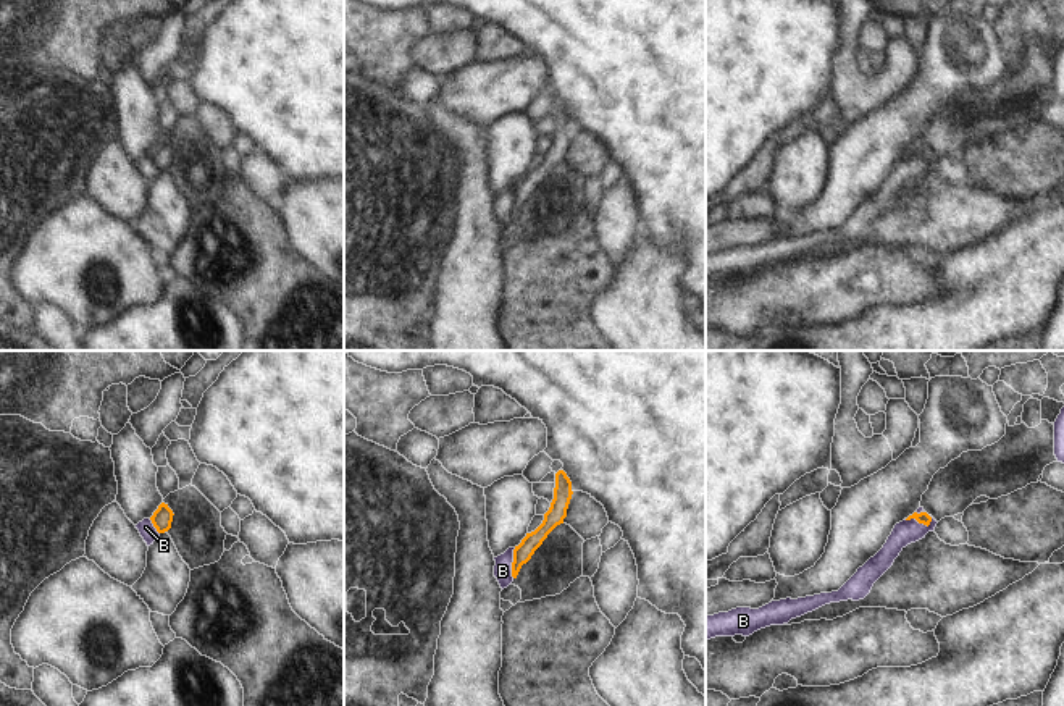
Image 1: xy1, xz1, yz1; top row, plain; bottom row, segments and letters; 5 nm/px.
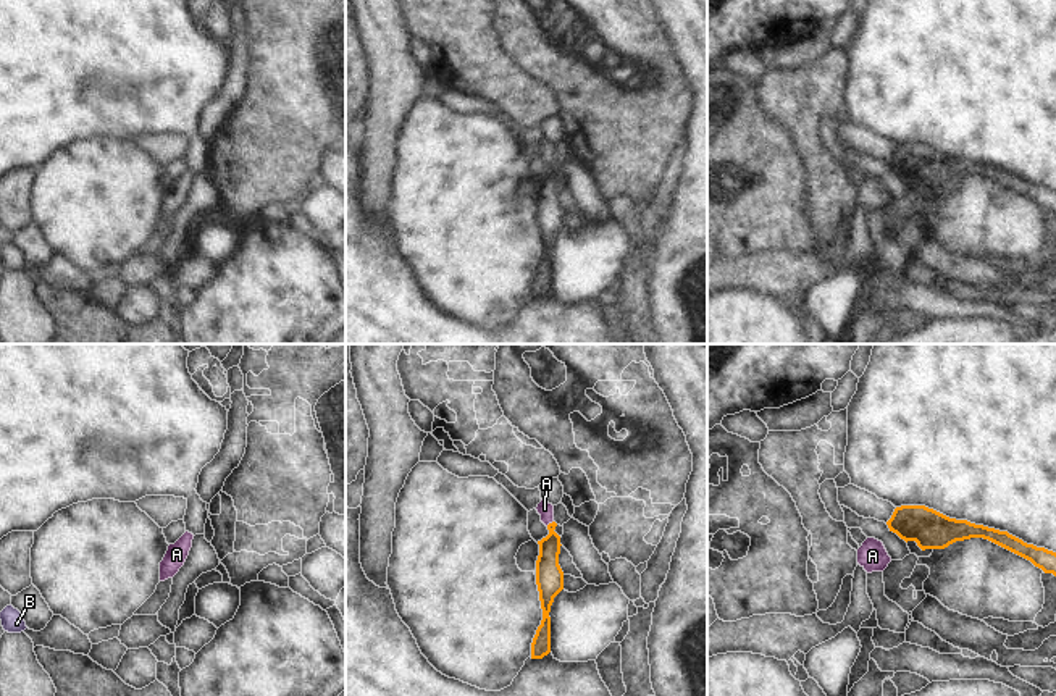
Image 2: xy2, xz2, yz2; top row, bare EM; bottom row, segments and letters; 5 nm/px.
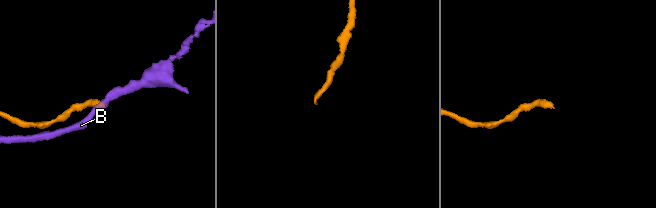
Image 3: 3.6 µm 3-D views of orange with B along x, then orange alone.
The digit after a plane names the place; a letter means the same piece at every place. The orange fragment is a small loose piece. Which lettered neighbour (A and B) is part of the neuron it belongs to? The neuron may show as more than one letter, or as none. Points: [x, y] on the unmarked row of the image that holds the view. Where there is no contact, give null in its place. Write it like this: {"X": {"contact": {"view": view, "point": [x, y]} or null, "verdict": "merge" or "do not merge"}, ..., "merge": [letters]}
{"A": {"contact": {"view": "xz2", "point": [549, 162]}, "verdict": "merge"}, "B": {"contact": {"view": "yz1", "point": [919, 160]}, "verdict": "do not merge"}, "merge": ["A"]}

